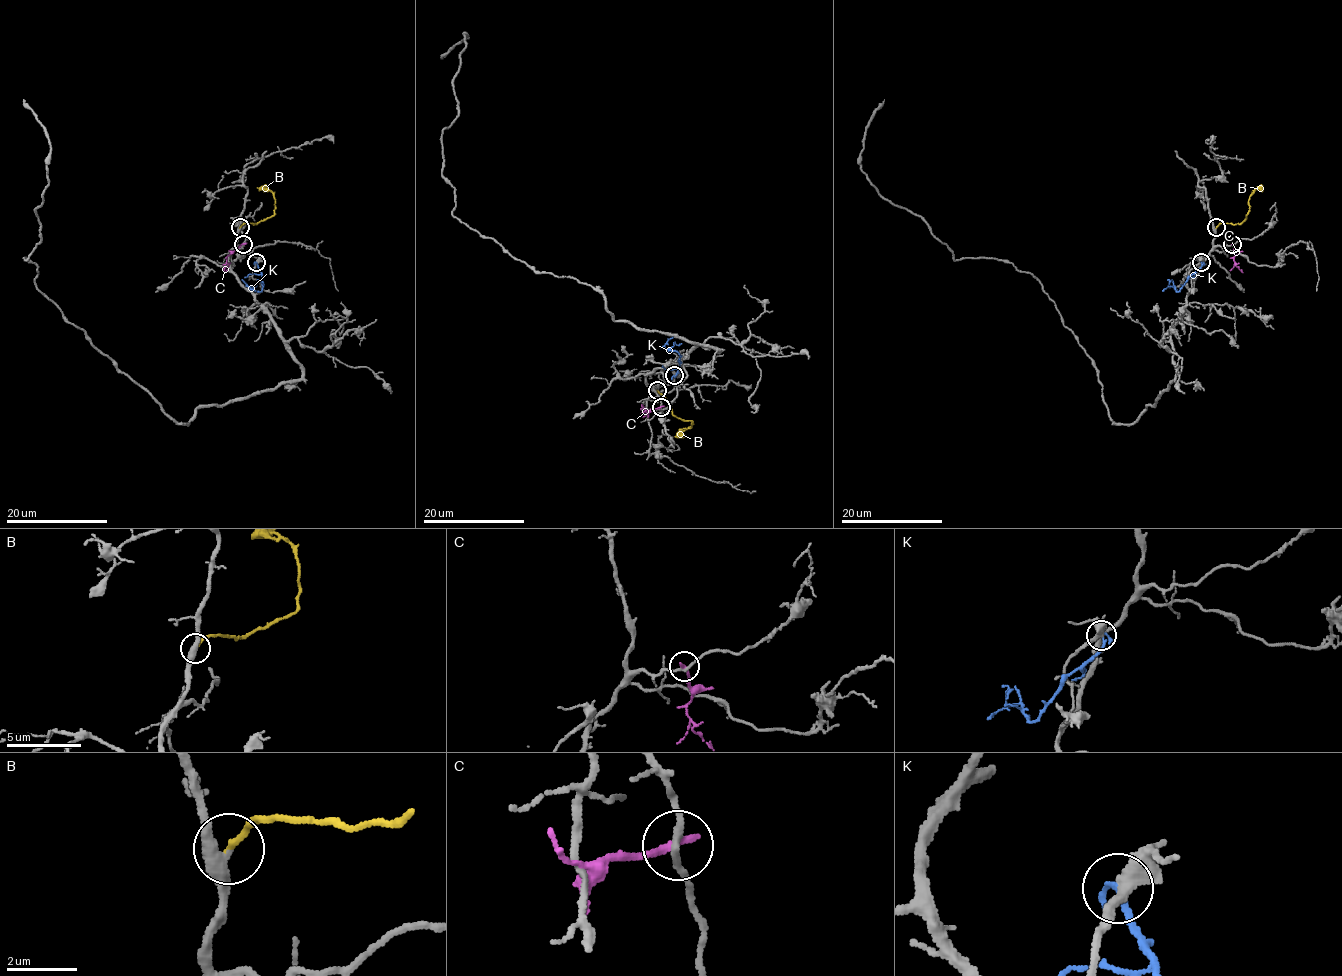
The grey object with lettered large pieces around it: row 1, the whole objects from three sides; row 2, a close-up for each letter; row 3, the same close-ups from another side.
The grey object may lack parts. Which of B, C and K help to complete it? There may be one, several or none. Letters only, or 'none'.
B

